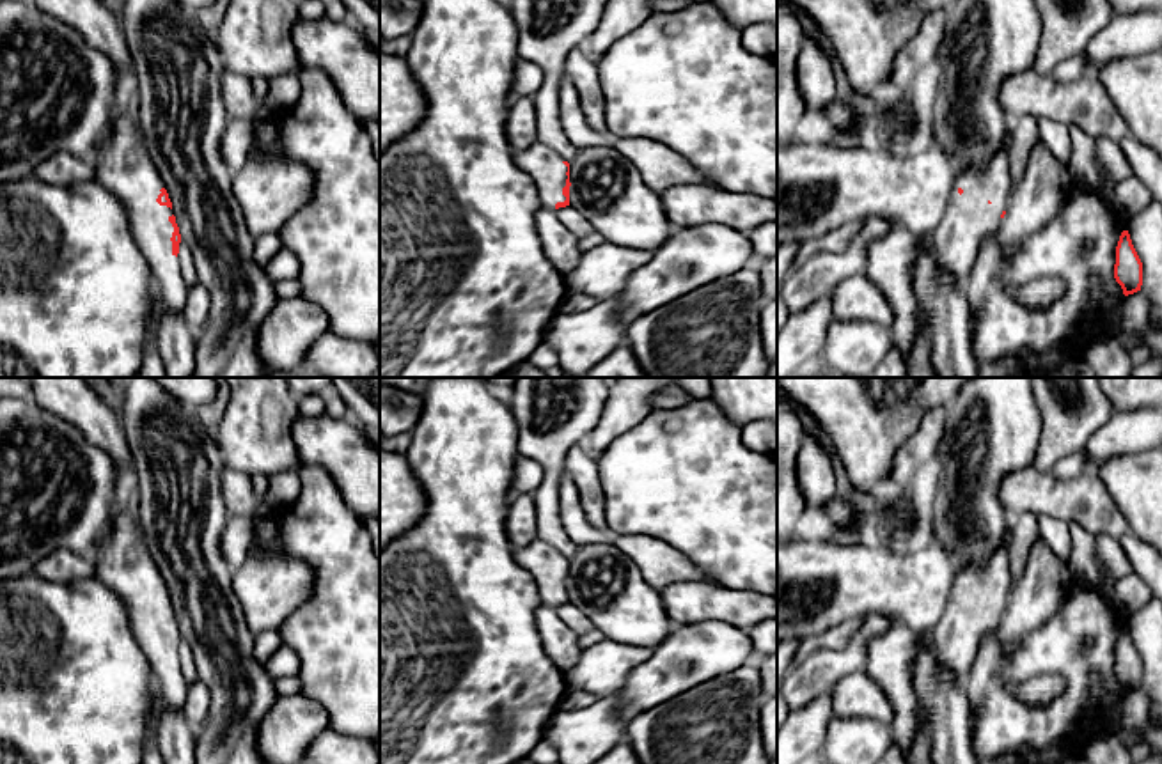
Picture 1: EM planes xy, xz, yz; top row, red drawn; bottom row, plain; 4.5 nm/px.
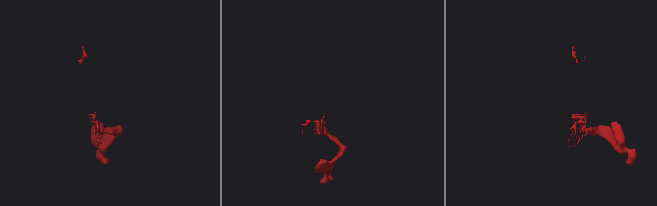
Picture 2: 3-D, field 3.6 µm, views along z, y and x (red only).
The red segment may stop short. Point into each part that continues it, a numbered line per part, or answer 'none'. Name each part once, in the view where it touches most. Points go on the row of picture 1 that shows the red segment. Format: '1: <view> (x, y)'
1: xz (540, 162)

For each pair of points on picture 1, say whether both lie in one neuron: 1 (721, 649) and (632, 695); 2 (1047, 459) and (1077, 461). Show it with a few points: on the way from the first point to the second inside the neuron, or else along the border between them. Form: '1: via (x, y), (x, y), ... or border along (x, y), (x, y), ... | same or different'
1: via (699, 651), (653, 683) | same
2: border along (1083, 449), (1063, 456), (1047, 472) | different

